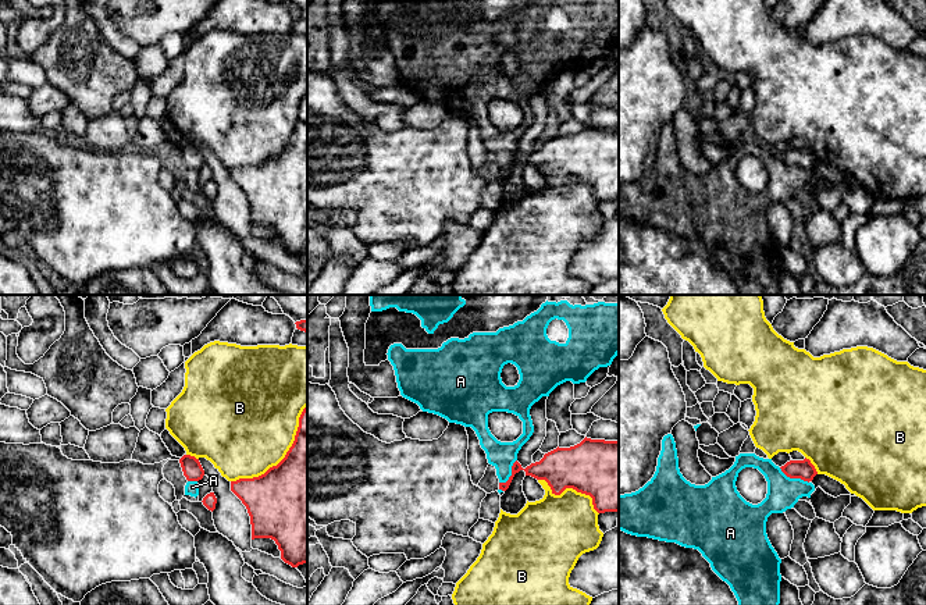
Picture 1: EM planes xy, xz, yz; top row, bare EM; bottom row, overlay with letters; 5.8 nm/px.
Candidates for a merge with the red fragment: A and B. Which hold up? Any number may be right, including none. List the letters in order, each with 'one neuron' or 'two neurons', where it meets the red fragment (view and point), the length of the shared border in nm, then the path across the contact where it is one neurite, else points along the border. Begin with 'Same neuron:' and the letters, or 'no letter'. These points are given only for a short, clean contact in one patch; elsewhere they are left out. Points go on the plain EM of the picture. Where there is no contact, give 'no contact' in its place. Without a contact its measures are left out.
Same neuron: no letter
A: two neurons; meets red in yz at (794, 166); contact 200 nm long; border along yz (779, 156), (787, 164), (800, 166), (808, 171)
B: two neurons; meets red in xy at (284, 146); contact 600 nm long

